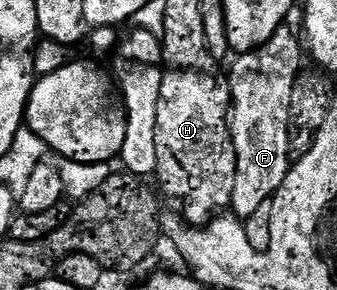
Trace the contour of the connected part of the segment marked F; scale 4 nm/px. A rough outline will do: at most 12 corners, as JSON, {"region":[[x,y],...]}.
{"region":[[283,26],[228,68],[236,178],[256,214],[292,167],[304,44]]}

